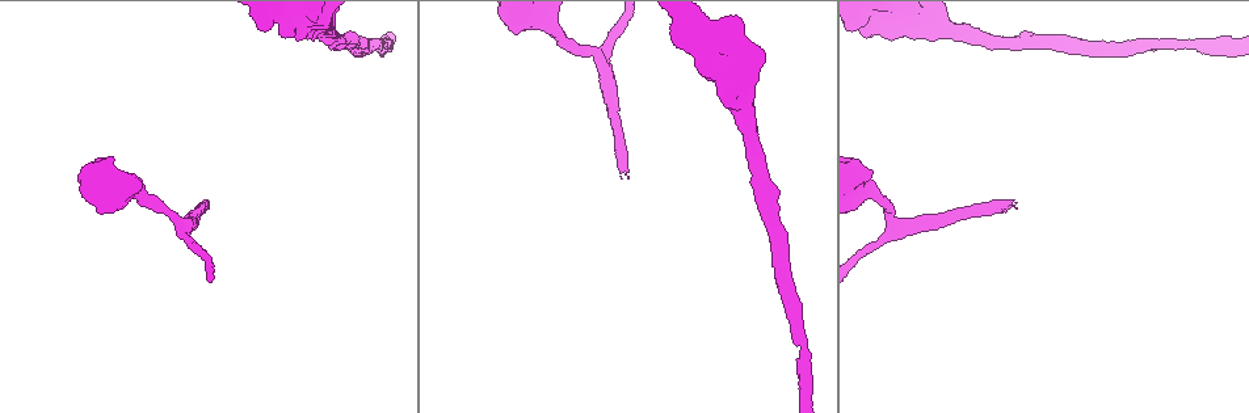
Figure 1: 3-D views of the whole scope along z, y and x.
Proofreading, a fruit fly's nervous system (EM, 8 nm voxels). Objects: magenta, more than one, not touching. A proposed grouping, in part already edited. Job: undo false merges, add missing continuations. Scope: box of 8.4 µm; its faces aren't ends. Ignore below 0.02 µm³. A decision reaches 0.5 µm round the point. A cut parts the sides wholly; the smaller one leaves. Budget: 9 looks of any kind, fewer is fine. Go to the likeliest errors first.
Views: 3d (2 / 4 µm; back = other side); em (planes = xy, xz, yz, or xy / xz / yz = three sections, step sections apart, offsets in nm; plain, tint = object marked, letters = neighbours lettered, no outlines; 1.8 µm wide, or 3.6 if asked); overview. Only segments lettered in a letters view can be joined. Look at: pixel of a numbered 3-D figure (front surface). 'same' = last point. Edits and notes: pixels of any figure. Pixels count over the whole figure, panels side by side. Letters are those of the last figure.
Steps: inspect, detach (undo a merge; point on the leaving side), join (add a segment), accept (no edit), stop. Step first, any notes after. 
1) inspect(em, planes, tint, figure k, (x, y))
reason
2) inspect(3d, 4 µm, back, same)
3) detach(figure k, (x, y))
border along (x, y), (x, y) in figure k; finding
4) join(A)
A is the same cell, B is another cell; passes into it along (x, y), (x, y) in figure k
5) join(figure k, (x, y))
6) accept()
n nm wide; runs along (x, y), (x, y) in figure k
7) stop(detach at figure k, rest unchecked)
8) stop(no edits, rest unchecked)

inspect(em, planes, tint, figure 1, (204, 201))
branch stops here

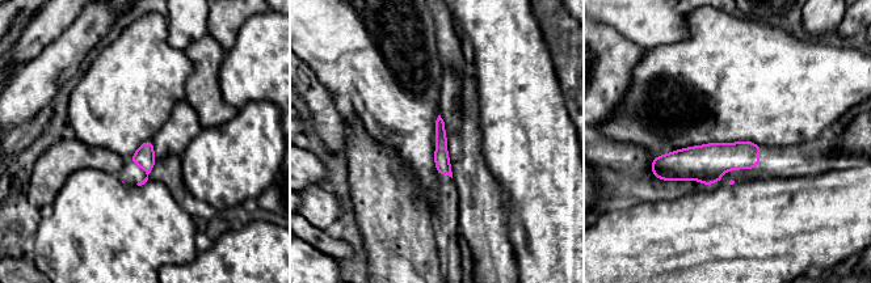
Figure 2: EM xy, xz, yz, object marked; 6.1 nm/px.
inspect(em, planes, letters, same)

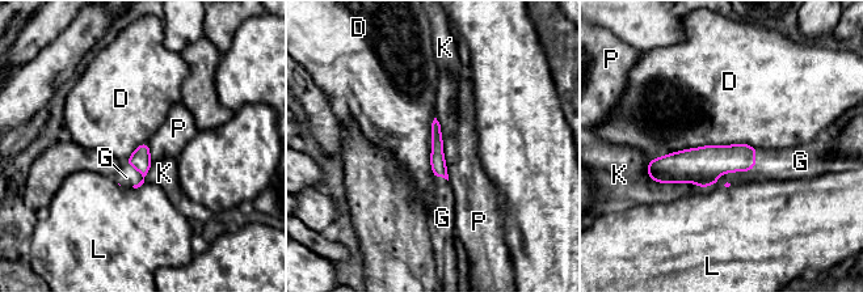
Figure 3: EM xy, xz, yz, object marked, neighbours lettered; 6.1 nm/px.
join(G)
D touches over 650 nm; G is the same cell, D, K, L and P are other cells; passes into it along (702, 166), (742, 170), (774, 164) in figure 3; it goes on there

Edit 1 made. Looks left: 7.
inspect(overview)

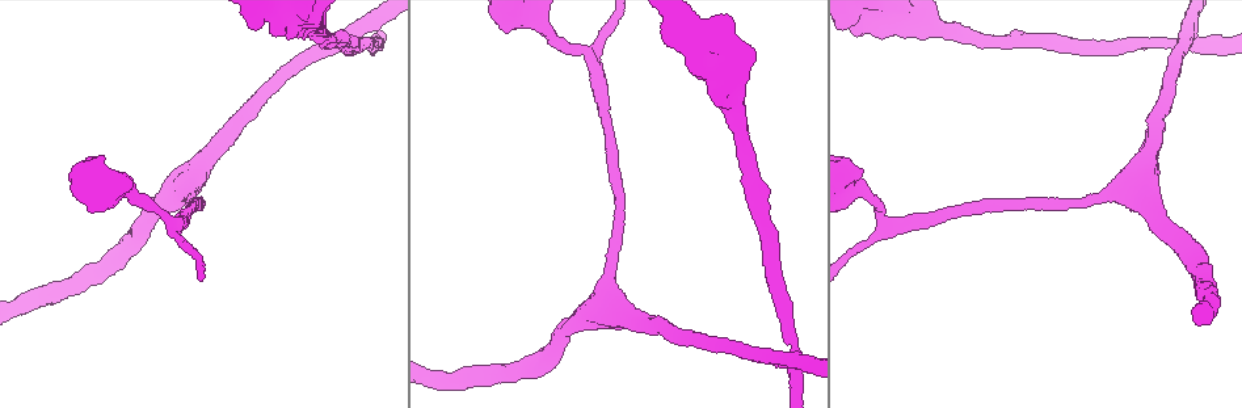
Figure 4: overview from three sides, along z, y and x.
inspect(3d, 4 µm, figure 4, (860, 34))
free end

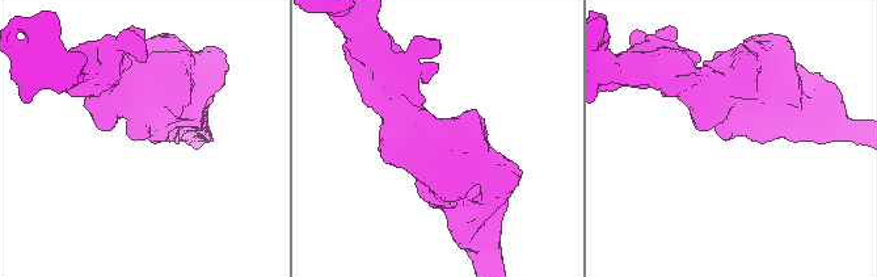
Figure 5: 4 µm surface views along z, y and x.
inspect(em, planes, letters, figure 5, (135, 138))

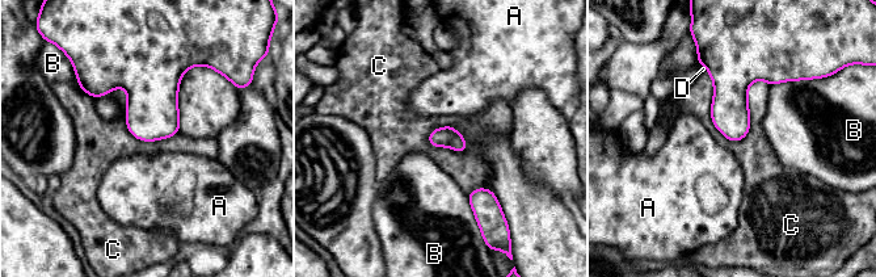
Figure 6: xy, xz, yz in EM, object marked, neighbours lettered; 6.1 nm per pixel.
accept()
A, B, C and D are other cells; border along (707, 74), (711, 121), (737, 142) in figure 6; none of them fits

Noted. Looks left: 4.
inspect(3d, 2 µm, figure 4, (945, 28))
thick turns thin

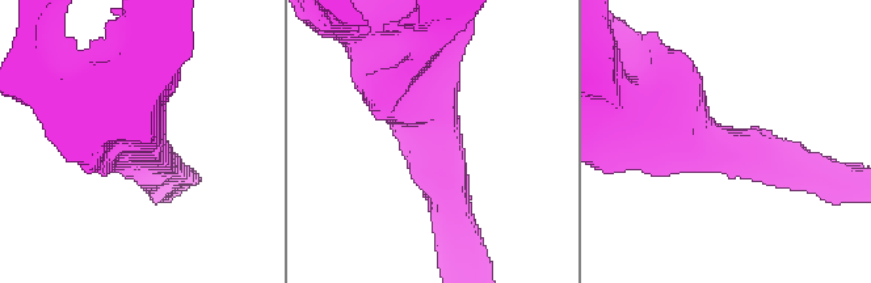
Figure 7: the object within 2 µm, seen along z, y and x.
inspect(em, planes, letters, figure 7, (437, 153))
arms of 220, 550 nm

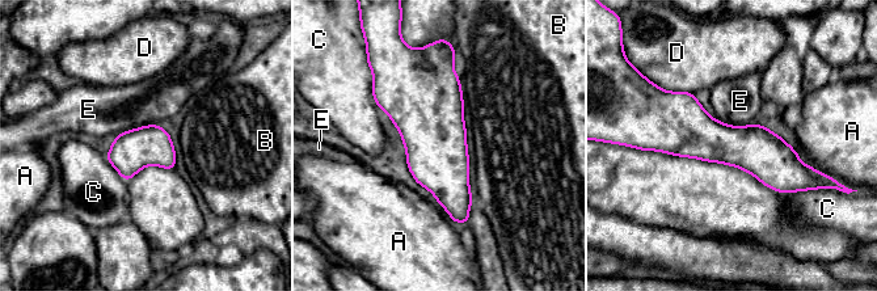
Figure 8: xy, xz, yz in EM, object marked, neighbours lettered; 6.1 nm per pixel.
accept()
260 nm wide; A, B, C, D and E are other cells; border along (157, 123), (134, 127), (114, 135) in figure 8; all the same cell

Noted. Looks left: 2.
inspect(em, xz, step 16, letters, figure 4, (170, 220))
three-way junction

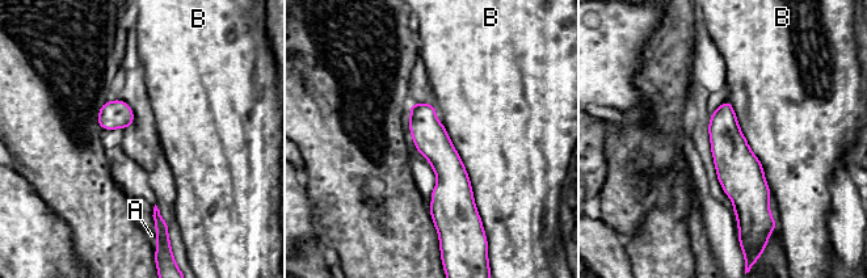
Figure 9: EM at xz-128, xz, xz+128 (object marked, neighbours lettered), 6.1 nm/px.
accept()
A and B are other cells; border along (727, 100), (770, 192) in figure 9; all the same cell

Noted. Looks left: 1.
stop(join at figure 3, rest unchecked)

